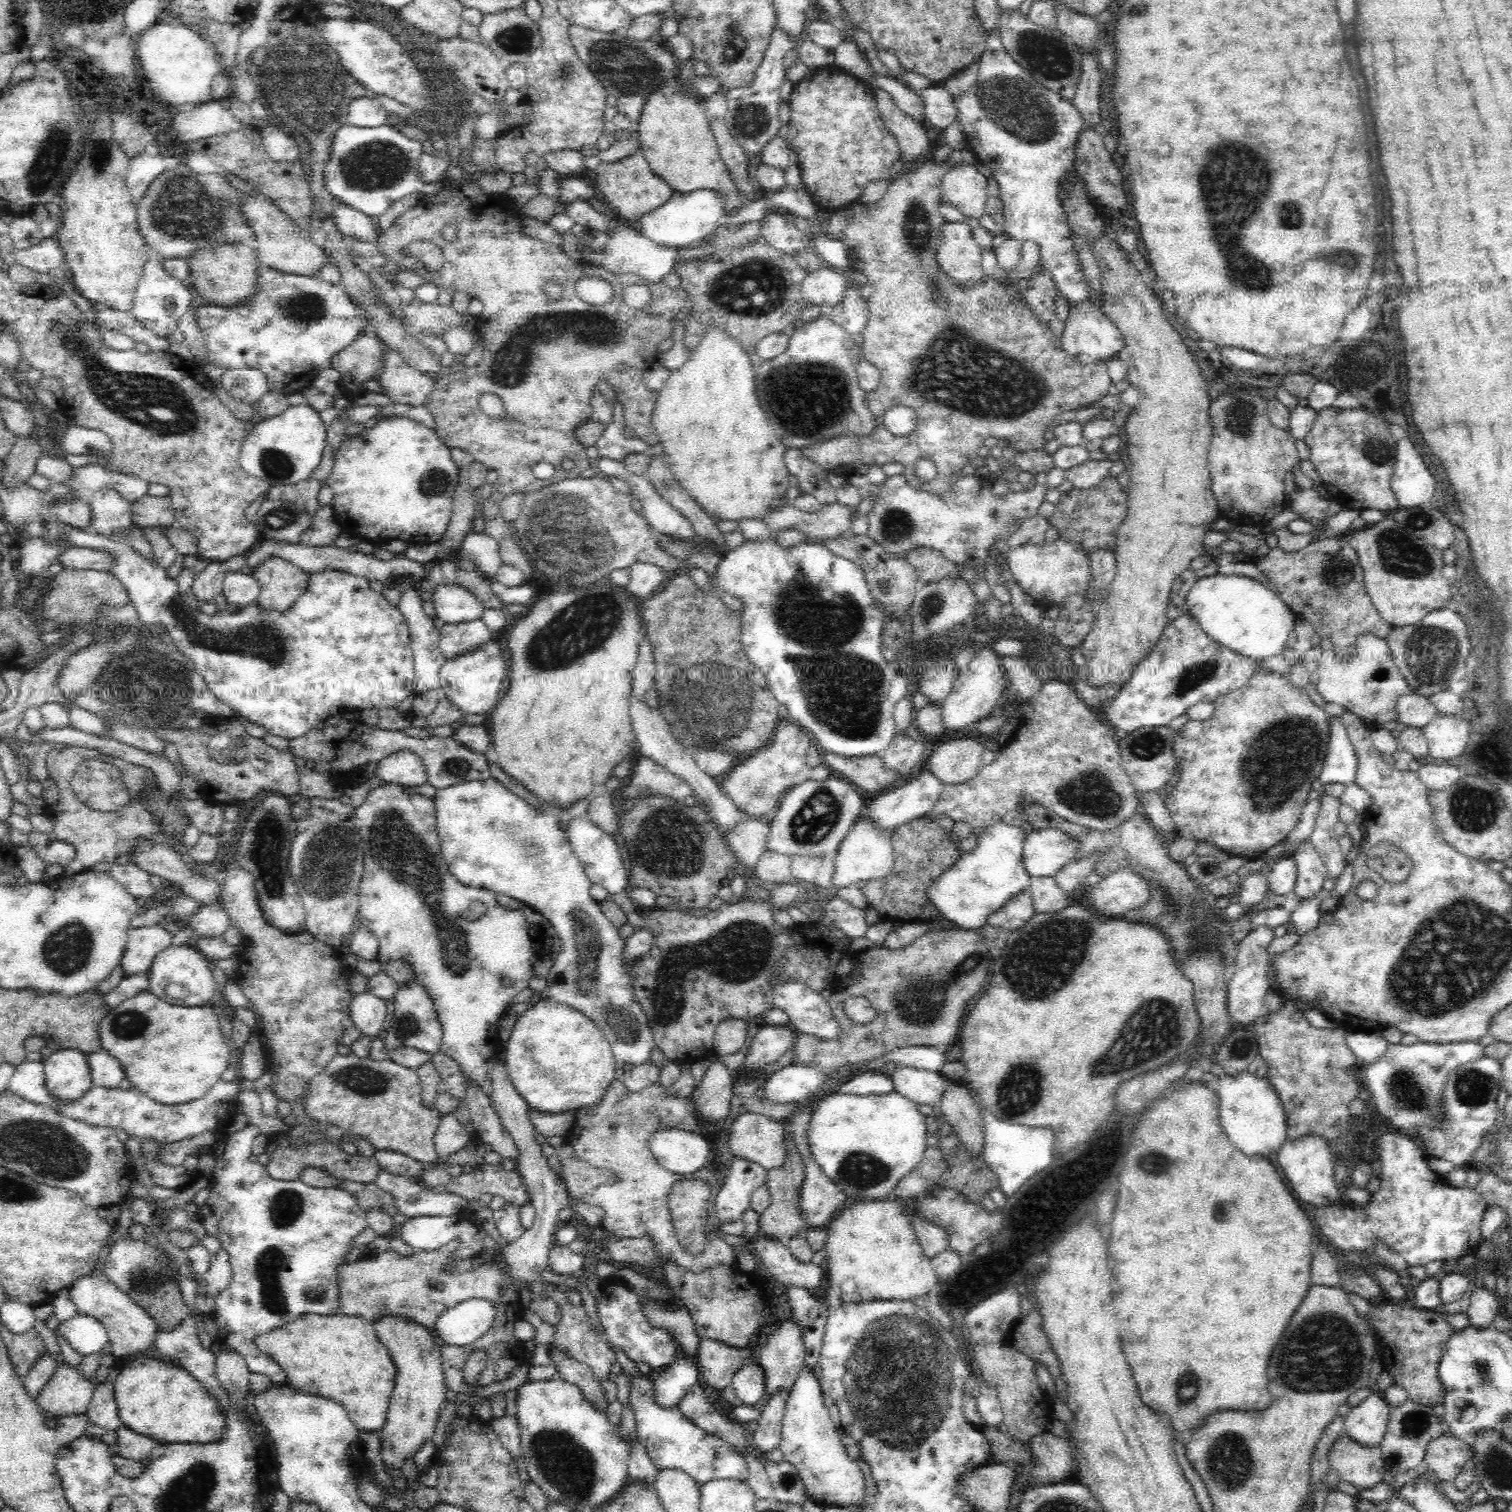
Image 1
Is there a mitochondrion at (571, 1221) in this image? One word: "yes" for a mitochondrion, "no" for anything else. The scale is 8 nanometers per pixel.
no

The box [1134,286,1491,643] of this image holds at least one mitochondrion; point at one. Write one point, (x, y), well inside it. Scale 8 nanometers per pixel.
(1399, 554)

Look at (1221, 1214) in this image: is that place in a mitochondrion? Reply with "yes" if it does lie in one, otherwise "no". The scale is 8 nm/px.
yes

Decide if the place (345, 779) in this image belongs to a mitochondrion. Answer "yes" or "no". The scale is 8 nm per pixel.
no

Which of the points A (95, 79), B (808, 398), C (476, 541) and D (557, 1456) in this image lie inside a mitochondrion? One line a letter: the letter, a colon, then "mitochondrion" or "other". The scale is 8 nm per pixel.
A: other
B: mitochondrion
C: other
D: mitochondrion

